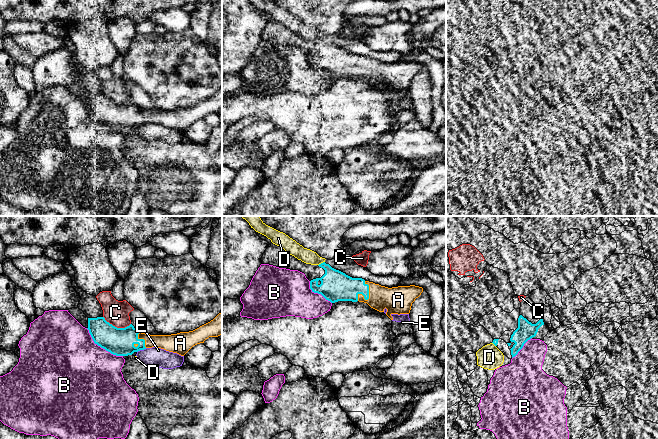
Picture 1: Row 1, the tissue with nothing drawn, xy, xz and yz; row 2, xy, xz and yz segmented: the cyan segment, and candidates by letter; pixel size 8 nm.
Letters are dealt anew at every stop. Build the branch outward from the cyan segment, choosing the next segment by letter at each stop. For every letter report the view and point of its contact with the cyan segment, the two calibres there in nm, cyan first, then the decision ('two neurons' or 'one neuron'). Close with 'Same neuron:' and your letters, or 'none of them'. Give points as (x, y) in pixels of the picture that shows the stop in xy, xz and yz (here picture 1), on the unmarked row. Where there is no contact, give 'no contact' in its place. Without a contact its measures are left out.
A: xz (368, 74) | 220/220 nm | one neuron
B: xy (101, 123) | 220/500 nm | two neurons
C: xy (116, 103) | 220/200 nm | two neurons
D: xz (321, 39) | 240/120 nm | two neurons
E: xy (141, 125) | 220/170 nm | two neurons
Same neuron: A

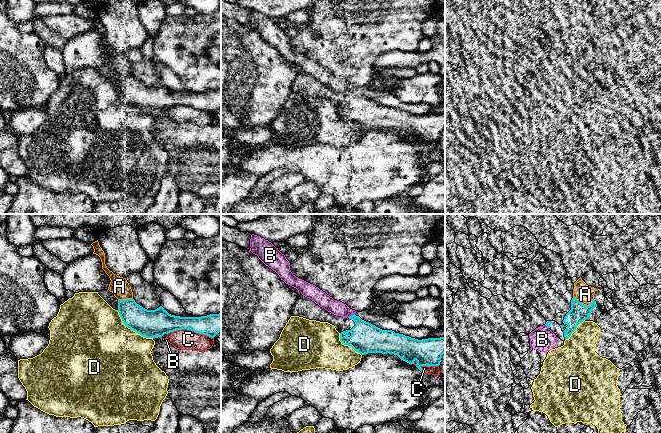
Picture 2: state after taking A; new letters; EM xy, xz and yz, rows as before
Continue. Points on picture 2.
A: yz (583, 80) | 150/140 nm | one neuron
B: xz (351, 91) | 240/120 nm | two neurons
C: xy (190, 105) | 200/170 nm | two neurons
D: xy (131, 105) | 220/500 nm | two neurons
Same neuron: A

